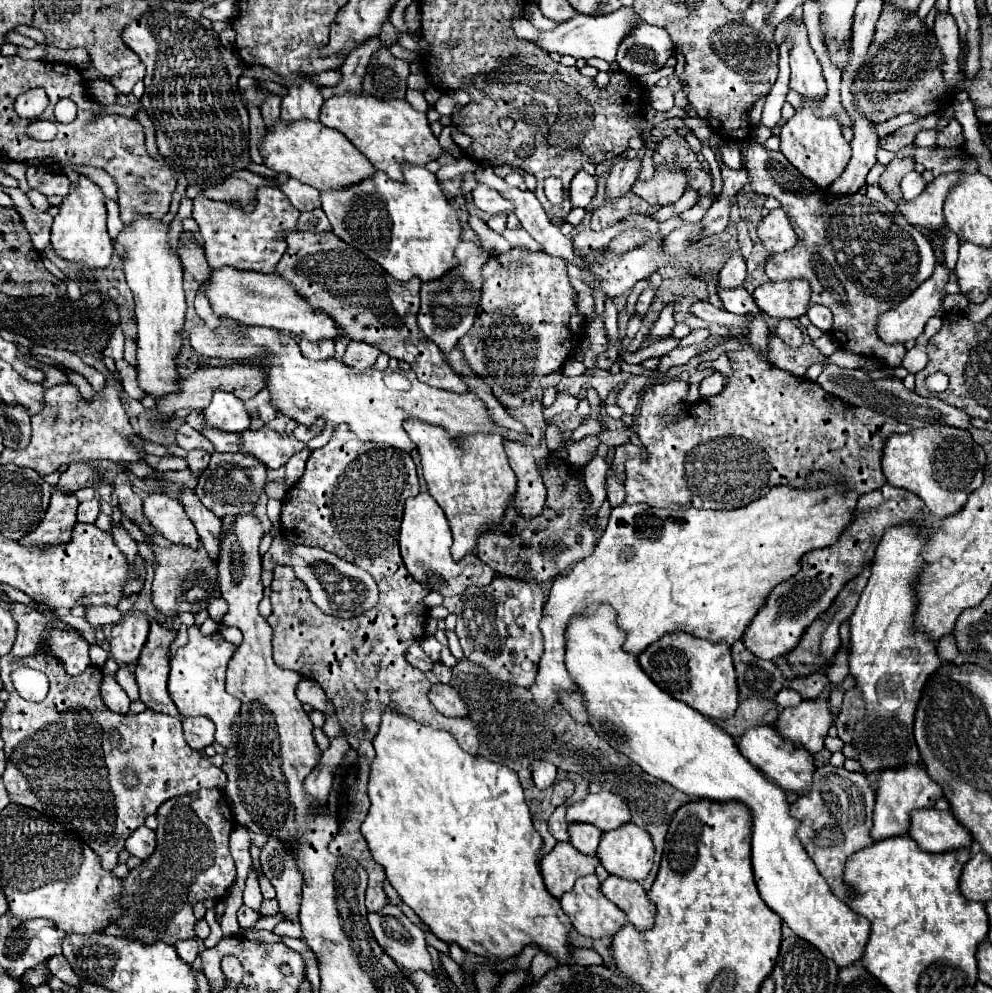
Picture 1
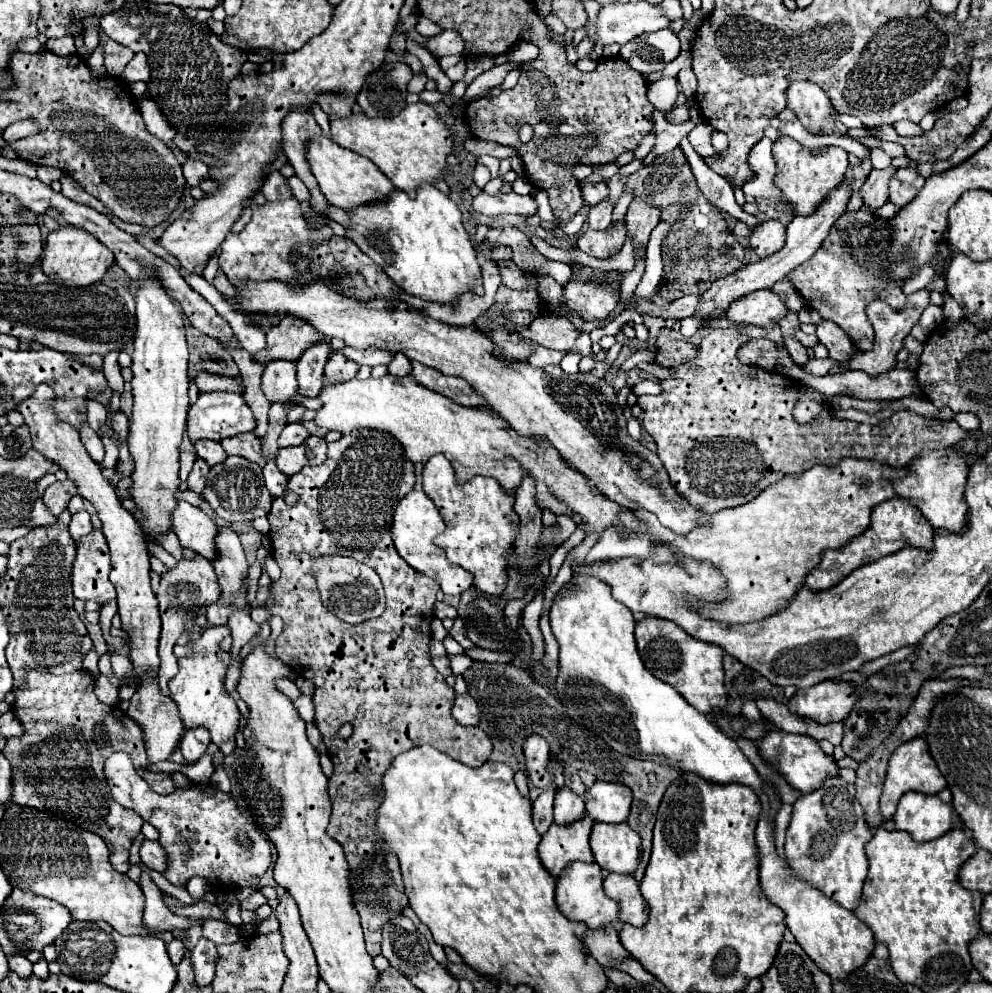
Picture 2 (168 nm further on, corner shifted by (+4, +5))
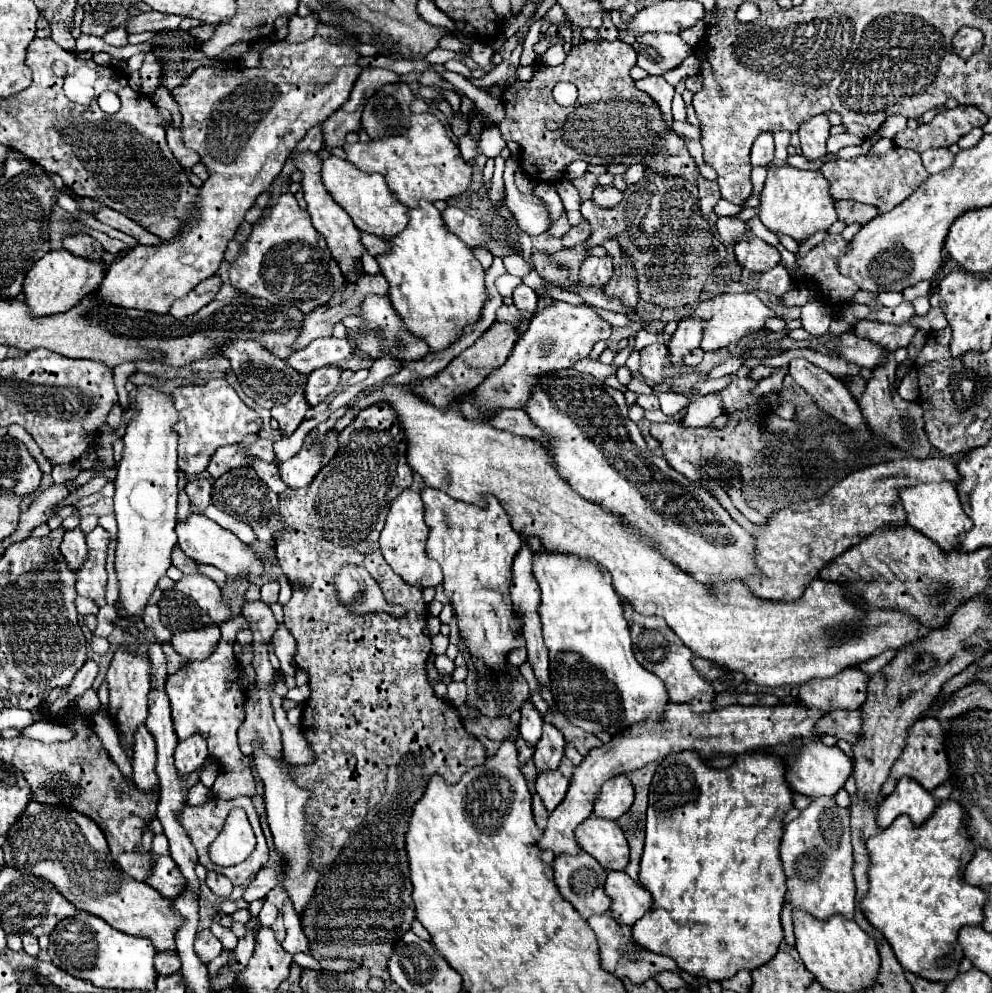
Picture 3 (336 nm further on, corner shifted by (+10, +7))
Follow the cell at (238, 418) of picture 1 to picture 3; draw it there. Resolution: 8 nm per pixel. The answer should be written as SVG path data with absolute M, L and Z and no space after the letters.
M210 379L204 385L176 387L174 389L174 405L180 411L180 421L174 429L178 429L178 467L190 475L198 475L206 469L206 461L210 453L222 445L240 443L244 435L260 431L260 417L256 411L246 407L238 393L226 379Z

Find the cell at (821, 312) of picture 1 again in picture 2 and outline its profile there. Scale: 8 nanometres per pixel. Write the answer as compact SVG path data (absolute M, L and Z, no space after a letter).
M822 321L822 323L816 327L816 335L818 335L818 341L828 347L830 359L834 359L834 361L844 361L844 359L850 359L852 355L858 353L858 349L856 349L856 345L852 343L850 335L844 333L844 331L842 331L836 323L832 323L832 321Z

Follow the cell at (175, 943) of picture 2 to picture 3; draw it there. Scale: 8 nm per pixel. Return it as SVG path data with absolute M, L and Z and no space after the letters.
M160 951L156 955L156 959L154 959L154 967L158 969L160 975L172 975L172 973L176 973L178 965L180 965L178 953L164 953L164 951Z

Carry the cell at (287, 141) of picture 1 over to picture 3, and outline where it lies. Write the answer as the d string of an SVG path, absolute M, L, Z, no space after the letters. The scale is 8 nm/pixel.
M328 155L322 161L322 183L326 191L332 195L332 199L350 215L350 219L360 231L378 237L394 237L394 233L400 233L406 227L408 207L396 199L396 195L388 189L388 183L382 175L366 173L346 159Z

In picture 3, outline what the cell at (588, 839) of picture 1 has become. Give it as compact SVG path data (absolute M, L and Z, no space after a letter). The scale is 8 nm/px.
M546 771L540 773L536 779L536 793L542 797L548 813L552 813L564 801L566 791L568 791L568 781L560 771Z

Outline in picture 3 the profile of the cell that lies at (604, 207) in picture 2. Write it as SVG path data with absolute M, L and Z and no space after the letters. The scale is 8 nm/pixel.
M582 219L578 225L574 225L564 237L562 237L562 245L564 247L572 247L572 245L578 245L578 243L582 243L582 241L586 241L588 237L590 237L590 233L592 233L592 227L590 227L590 223L586 221L586 219Z

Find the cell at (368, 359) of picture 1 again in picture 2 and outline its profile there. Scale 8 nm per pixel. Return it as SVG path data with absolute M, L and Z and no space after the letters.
M334 353L324 367L324 379L328 379L328 383L348 381L348 379L354 379L356 371L358 371L358 363L346 359L340 353Z

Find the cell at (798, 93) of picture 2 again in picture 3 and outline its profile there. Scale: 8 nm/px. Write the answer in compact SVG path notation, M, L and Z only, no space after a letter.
M826 113L814 115L808 121L800 123L798 135L800 135L802 155L806 159L818 159L826 155L826 139L830 135L830 121Z

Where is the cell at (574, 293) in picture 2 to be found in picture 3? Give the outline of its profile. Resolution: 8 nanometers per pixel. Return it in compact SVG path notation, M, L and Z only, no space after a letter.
M552 301L548 307L544 307L540 313L534 315L530 321L528 331L524 337L520 337L506 359L506 363L496 369L484 383L474 391L478 393L478 403L472 405L472 401L464 401L460 411L464 417L484 419L484 413L492 413L494 409L518 409L518 401L526 399L526 393L530 391L530 381L542 373L552 373L554 369L568 369L578 359L586 357L594 343L600 339L608 339L612 333L612 327L608 321L604 321L594 307L590 305L570 305Z

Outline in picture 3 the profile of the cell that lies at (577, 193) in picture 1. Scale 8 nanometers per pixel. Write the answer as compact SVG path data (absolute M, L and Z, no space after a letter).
M596 187L592 193L592 199L600 205L600 207L614 207L618 205L618 201L622 199L622 191L618 191L616 187Z

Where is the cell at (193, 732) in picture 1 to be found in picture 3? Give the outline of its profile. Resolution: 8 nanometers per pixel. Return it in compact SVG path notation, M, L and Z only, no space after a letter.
M192 735L178 743L174 751L174 765L180 773L190 773L196 767L200 767L206 757L208 757L206 741L200 735Z

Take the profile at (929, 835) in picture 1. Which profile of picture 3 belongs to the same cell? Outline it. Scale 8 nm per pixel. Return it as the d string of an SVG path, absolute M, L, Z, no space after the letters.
M902 779L898 781L894 793L888 799L882 799L882 809L878 809L878 825L884 829L896 817L908 815L914 825L922 825L936 811L938 801L922 789L916 781Z

